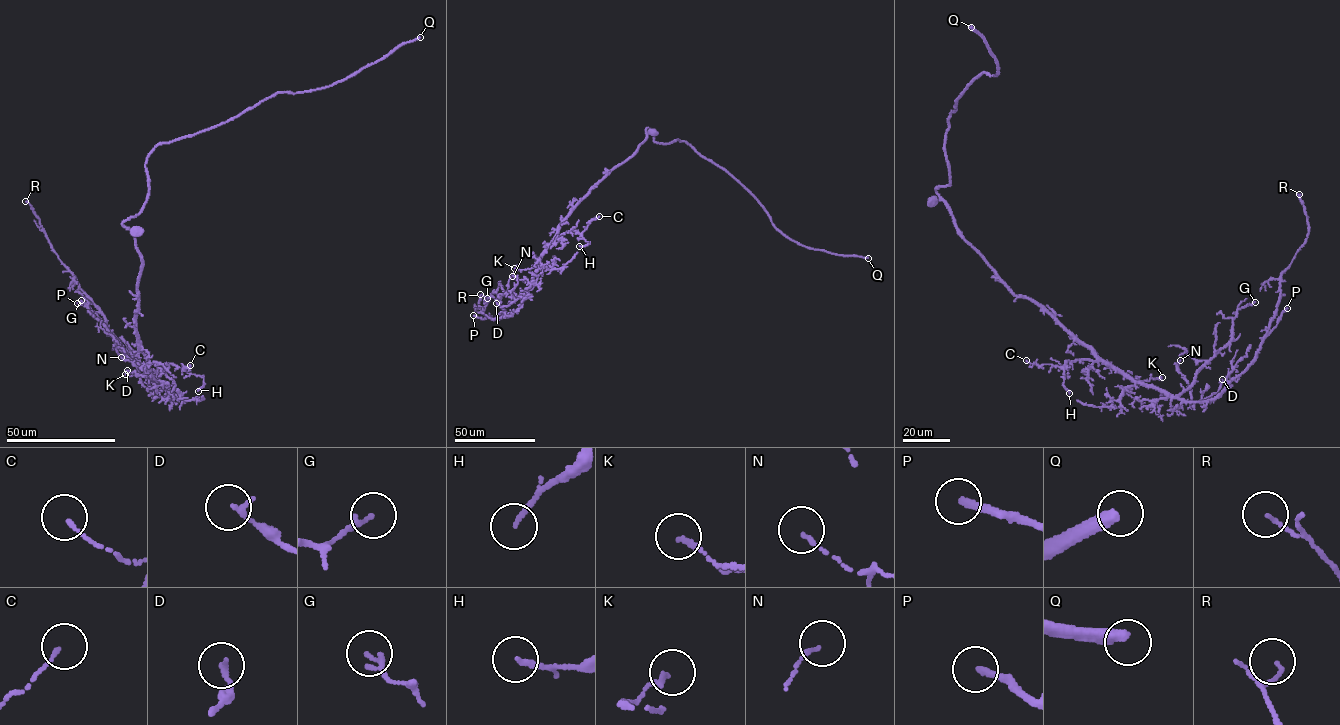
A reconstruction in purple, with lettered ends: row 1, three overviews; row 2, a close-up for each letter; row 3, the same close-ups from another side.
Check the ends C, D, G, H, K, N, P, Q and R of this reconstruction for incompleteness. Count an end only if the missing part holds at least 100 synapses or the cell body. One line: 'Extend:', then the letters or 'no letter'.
Extend: Q

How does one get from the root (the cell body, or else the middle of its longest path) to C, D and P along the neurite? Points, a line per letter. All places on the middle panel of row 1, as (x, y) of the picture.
C: (652, 133), (590, 190), (560, 226), (554, 240), (569, 231), (581, 234), (599, 216)
D: (652, 133), (649, 132), (633, 154), (610, 170), (572, 210), (541, 257), (527, 293), (506, 306), (496, 303)
P: (652, 133), (590, 190), (560, 226), (518, 309), (498, 319), (473, 315)

